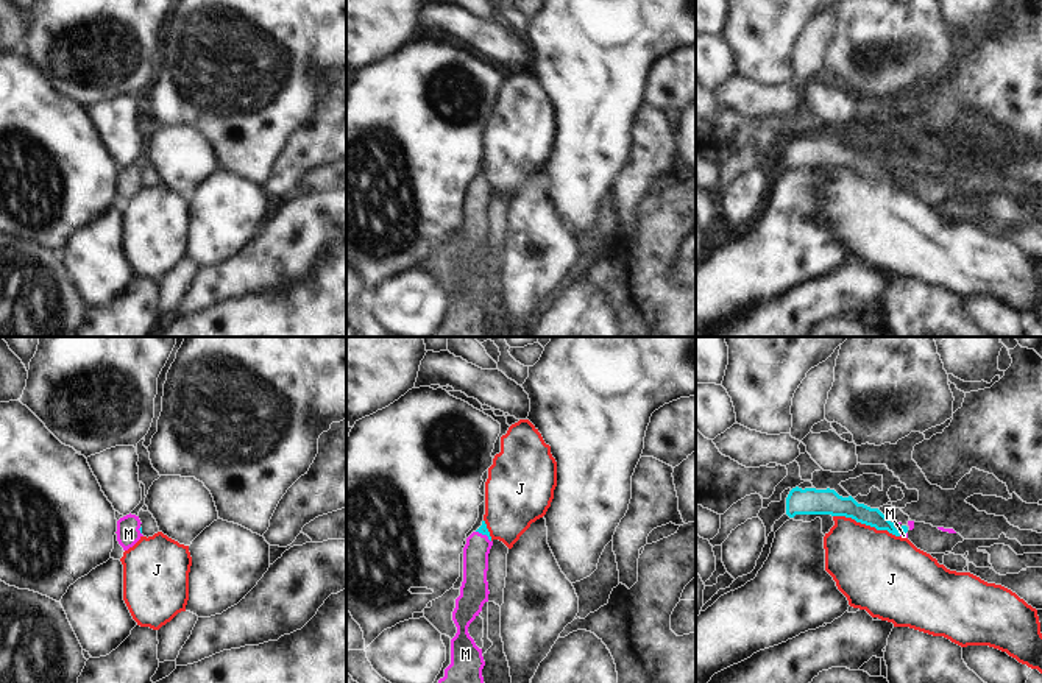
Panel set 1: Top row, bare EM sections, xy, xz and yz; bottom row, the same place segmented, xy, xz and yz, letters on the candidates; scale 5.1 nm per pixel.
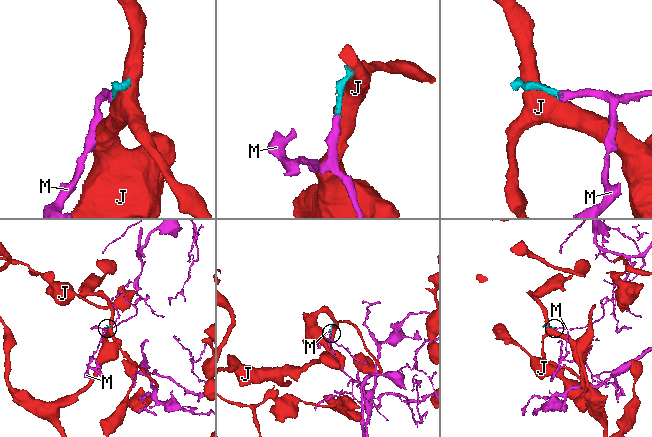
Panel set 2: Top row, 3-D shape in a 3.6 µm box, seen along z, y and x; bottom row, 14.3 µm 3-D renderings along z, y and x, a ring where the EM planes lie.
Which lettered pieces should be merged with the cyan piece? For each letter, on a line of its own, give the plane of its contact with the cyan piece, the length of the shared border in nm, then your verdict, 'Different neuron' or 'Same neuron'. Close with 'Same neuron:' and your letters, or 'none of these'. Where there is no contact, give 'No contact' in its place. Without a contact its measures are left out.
J: Touches cyan in yz. Shared border 360 nm. Different neuron
M: Touches cyan in xz. Shared border 100 nm. Same neuron
Same neuron: M

